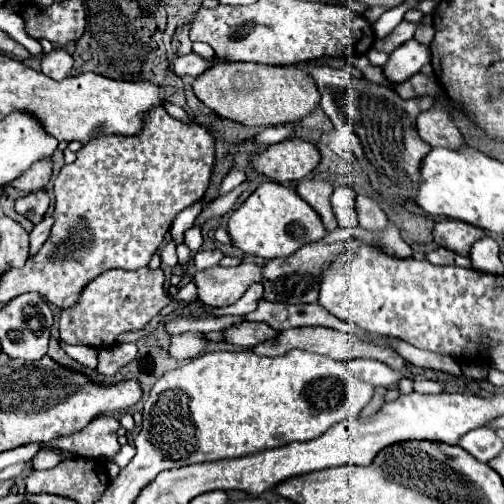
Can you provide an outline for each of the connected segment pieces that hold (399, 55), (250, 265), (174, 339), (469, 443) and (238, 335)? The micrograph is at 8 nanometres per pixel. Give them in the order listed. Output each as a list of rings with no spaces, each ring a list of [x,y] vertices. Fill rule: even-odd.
[[[409,40],[389,54],[389,60],[381,70],[389,82],[403,82],[417,74],[430,61],[429,46],[423,46],[417,40]]]
[[[241,262],[235,268],[213,266],[195,274],[199,300],[213,308],[237,302],[251,284],[261,282],[261,266],[255,262]]]
[[[187,332],[187,334],[177,334],[177,336],[171,336],[171,344],[169,344],[169,354],[171,358],[175,360],[191,360],[191,358],[197,358],[203,348],[205,348],[207,340],[203,334],[197,334],[197,332]]]
[[[485,426],[463,434],[463,438],[459,438],[457,444],[479,462],[489,462],[503,450],[503,442],[497,438],[495,430],[489,430]]]
[[[243,322],[239,326],[233,326],[229,330],[223,332],[227,342],[237,344],[237,346],[257,346],[261,342],[273,340],[275,336],[279,336],[279,330],[261,324],[261,322]]]

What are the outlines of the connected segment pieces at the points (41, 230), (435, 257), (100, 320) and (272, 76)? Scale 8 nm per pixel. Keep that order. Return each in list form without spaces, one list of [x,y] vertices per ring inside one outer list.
[[[45,216],[43,222],[39,222],[39,224],[33,228],[33,232],[29,234],[29,240],[31,240],[31,244],[29,244],[29,250],[31,250],[29,256],[35,256],[35,254],[39,252],[39,248],[45,244],[45,240],[49,238],[51,226],[53,226],[53,218],[51,218],[51,216]]]
[[[437,248],[437,250],[429,252],[427,260],[431,264],[443,264],[443,266],[463,266],[463,268],[471,266],[471,258],[463,258],[463,256],[451,252],[451,250],[445,250],[445,248]]]
[[[145,266],[133,272],[127,270],[103,272],[93,280],[93,284],[87,284],[75,308],[61,312],[59,318],[61,340],[93,348],[111,348],[117,342],[119,334],[143,330],[167,304],[173,302],[163,290],[163,282],[165,276],[161,268],[149,270]]]
[[[219,62],[193,82],[195,96],[221,118],[245,126],[277,126],[305,118],[319,104],[315,80],[303,68],[267,66],[251,62]]]

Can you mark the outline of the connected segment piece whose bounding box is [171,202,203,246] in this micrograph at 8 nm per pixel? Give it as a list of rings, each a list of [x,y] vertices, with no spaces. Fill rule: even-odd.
[[[197,202],[197,204],[189,206],[187,210],[183,210],[183,212],[175,218],[175,224],[173,224],[173,228],[171,228],[171,240],[173,240],[177,246],[183,244],[183,236],[185,236],[185,232],[193,226],[195,218],[197,218],[199,212],[201,212],[201,206],[203,206],[203,202]]]

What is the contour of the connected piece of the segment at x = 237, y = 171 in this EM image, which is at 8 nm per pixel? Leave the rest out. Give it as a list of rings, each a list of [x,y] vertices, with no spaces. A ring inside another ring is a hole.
[[[233,168],[233,170],[227,174],[227,178],[223,180],[223,184],[221,184],[221,194],[231,192],[235,186],[239,186],[241,182],[245,182],[245,178],[247,178],[247,174],[245,174],[243,168]]]

